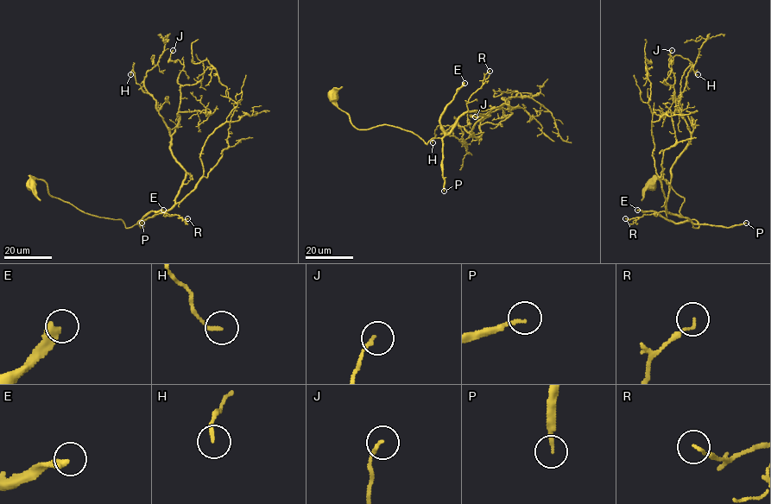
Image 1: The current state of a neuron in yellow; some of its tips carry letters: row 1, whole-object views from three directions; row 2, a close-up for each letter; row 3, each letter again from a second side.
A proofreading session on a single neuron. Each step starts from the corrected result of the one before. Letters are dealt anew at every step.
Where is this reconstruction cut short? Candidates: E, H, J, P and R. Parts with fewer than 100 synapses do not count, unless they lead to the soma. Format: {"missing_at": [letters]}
{"missing_at": ["E", "P"]}

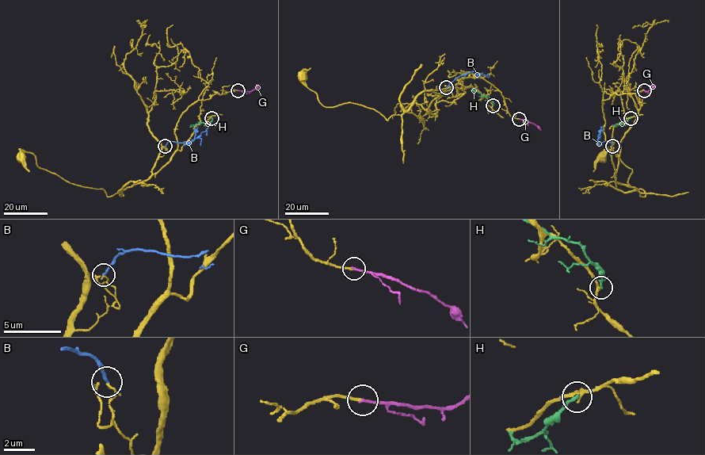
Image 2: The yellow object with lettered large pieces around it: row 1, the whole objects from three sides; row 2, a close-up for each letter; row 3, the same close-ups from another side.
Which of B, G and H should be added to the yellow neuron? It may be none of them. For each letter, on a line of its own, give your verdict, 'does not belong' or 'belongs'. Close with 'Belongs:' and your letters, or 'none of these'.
B: does not belong
G: belongs
H: does not belong
Belongs: G

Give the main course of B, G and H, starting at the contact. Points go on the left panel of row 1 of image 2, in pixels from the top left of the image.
B: (165, 146), (169, 142), (193, 141), (206, 131), (206, 135)
G: (238, 90), (251, 91), (260, 86)
H: (211, 117), (207, 124), (199, 123), (190, 127)

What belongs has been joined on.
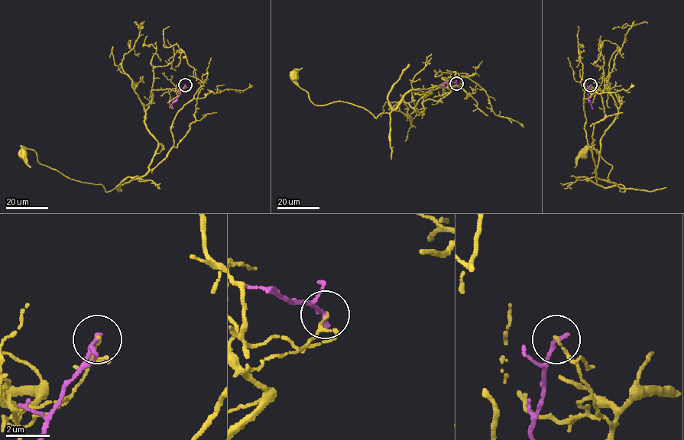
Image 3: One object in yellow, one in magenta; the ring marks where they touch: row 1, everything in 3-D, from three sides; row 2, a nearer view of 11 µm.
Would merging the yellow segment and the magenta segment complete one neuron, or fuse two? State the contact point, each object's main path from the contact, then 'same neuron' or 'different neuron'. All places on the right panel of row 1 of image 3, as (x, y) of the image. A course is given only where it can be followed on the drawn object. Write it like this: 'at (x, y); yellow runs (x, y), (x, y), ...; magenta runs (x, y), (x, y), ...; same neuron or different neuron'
at (590, 85); yellow runs (590, 85), (620, 105), (596, 176), (624, 191), (596, 149), (582, 154); magenta runs (590, 85), (588, 101), (592, 108); different neuron

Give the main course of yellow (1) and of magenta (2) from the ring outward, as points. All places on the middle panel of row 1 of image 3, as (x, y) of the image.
1: (456, 83), (420, 113), (429, 94), (415, 89), (376, 118), (342, 101), (315, 105), (294, 76)
2: (456, 83), (445, 82), (443, 85)

